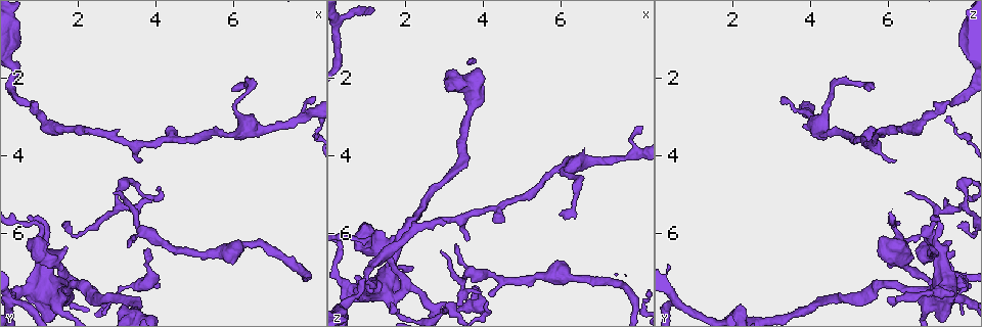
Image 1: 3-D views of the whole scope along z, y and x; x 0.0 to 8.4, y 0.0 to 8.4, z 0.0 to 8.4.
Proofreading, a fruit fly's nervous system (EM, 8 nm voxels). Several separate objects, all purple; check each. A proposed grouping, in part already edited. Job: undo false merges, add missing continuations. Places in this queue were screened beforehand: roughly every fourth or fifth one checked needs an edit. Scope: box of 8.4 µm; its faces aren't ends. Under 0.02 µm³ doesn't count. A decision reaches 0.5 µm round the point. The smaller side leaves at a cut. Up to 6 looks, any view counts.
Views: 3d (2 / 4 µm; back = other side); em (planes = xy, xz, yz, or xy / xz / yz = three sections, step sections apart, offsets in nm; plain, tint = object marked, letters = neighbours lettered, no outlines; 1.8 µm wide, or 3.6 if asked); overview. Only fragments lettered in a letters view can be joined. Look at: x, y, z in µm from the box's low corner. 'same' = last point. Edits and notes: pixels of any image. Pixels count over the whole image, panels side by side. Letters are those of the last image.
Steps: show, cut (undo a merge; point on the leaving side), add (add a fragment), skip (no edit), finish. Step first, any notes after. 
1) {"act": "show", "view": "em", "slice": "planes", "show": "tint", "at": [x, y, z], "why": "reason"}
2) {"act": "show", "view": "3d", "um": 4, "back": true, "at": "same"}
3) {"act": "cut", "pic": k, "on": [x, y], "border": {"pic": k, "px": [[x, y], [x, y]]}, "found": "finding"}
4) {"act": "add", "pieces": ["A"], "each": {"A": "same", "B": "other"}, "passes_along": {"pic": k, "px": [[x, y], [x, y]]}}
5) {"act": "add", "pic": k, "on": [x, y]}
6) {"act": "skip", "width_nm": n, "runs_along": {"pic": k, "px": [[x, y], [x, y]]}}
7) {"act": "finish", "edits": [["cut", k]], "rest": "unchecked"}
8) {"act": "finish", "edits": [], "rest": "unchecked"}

{"act": "show", "view": "em", "slice": "xz", "step": 8, "show": "letters", "at": [6.30, 2.45, 4.50], "why": "a narrow waist"}

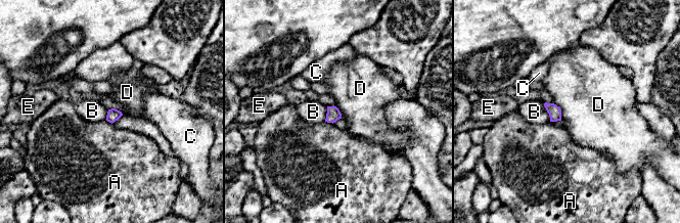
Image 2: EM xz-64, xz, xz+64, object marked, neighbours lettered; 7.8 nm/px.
{"act": "show", "view": "em", "slice": "yz", "step": 8, "show": "letters", "at": "same", "why": "another direction"}

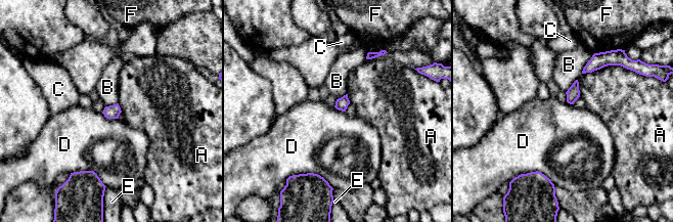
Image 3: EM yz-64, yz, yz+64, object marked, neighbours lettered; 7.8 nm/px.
{"act": "skip", "width_nm": 100, "each": {"A": "other", "B": "other", "C": "other", "D": "other", "E": "other", "F": "other"}, "border": {"pic": 3, "px": [[77, 171], [93, 171], [100, 178]]}, "found": "continuous, no second cell"}

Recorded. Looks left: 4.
{"act": "show", "view": "em", "slice": "yz", "step": 8, "show": "tint", "at": [0.90, 5.85, 6.20], "why": "thin neck"}

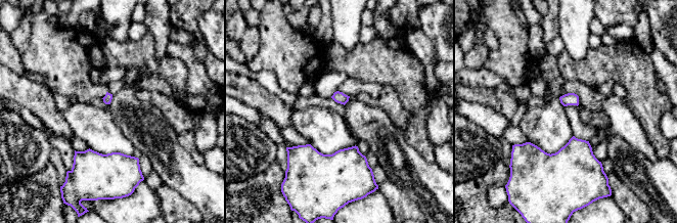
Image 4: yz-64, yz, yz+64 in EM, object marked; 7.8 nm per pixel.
{"act": "show", "view": "em", "slice": "yz", "step": 8, "show": "letters", "at": "same"}

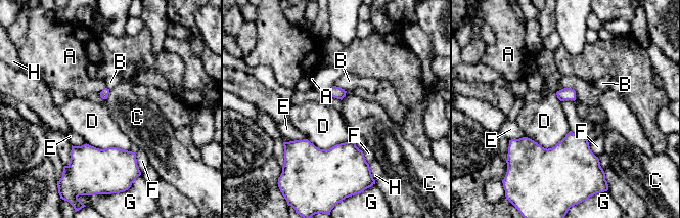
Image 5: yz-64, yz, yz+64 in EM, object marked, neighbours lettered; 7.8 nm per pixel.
{"act": "skip", "each": {"A": "other", "B": "other", "C": "other", "D": "other", "E": "other", "F": "other", "G": "other", "H": "other"}, "border": {"pic": 5, "px": [[109, 90], [106, 99]]}, "found": "all the same cell"}

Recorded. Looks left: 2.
{"act": "show", "view": "em", "slice": "planes", "show": "letters", "at": [2.70, 7.70, 7.85]}

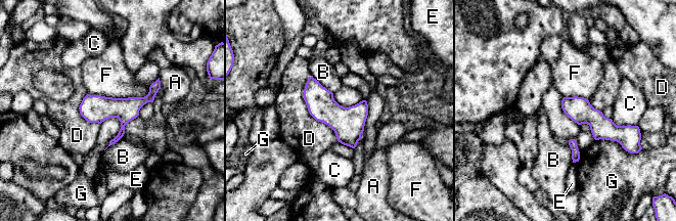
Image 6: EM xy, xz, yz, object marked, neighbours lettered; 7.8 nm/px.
{"act": "skip", "each": {"A": "other", "B": "other", "C": "other", "D": "other", "E": "other", "F": "other", "G": "other"}, "border": {"pic": 6, "px": [[149, 87], [143, 96], [88, 93]]}, "found": "continuous, no second cell"}

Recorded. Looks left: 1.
{"act": "finish", "edits": [], "rest": "unchecked"}

